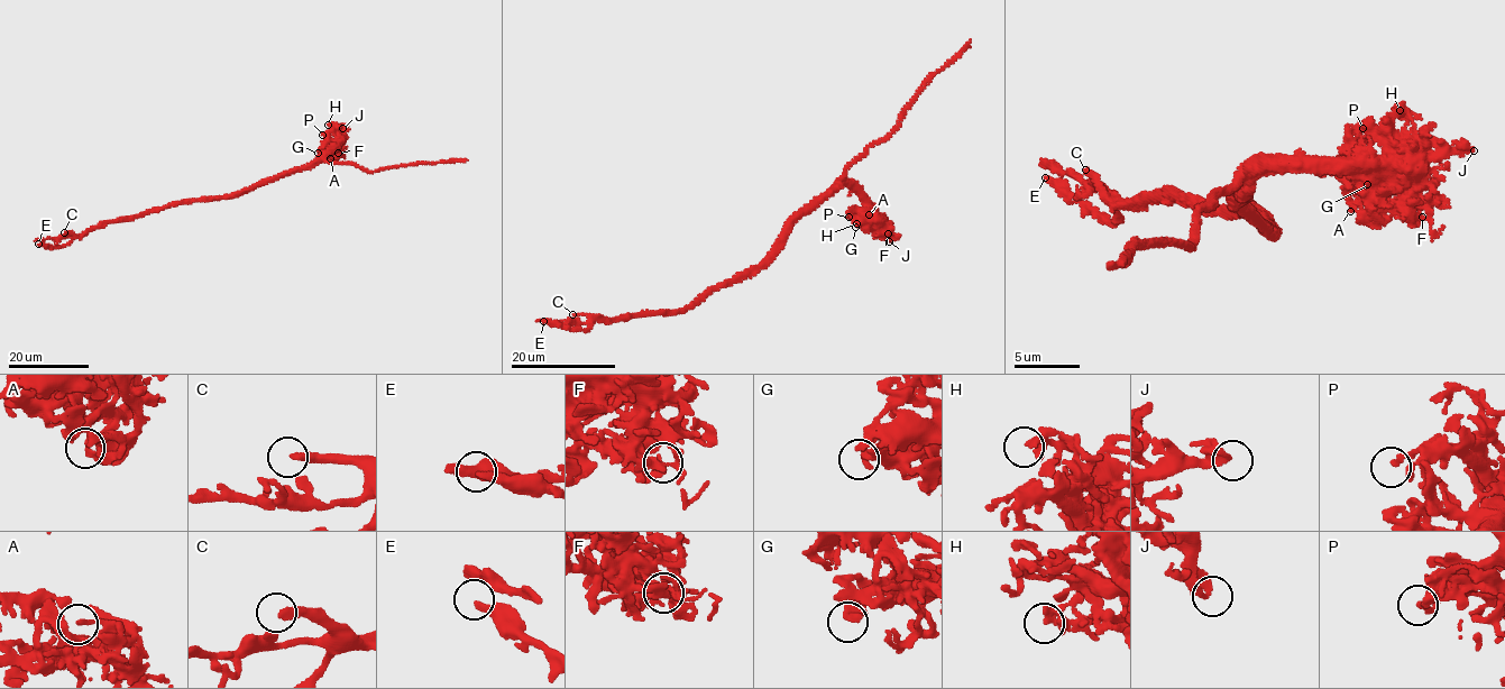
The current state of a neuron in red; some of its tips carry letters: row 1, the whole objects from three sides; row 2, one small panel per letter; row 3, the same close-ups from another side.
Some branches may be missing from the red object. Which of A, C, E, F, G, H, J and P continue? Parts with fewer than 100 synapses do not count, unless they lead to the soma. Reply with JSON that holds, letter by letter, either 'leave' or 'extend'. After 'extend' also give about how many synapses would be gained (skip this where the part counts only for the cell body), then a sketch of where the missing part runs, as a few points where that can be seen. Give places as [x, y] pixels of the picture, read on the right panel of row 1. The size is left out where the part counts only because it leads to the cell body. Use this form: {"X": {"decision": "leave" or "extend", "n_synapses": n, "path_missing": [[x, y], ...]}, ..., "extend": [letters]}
{"A": {"decision": "leave"}, "C": {"decision": "leave"}, "E": {"decision": "leave"}, "F": {"decision": "leave"}, "G": {"decision": "leave"}, "H": {"decision": "leave"}, "J": {"decision": "leave"}, "P": {"decision": "leave"}, "extend": []}

